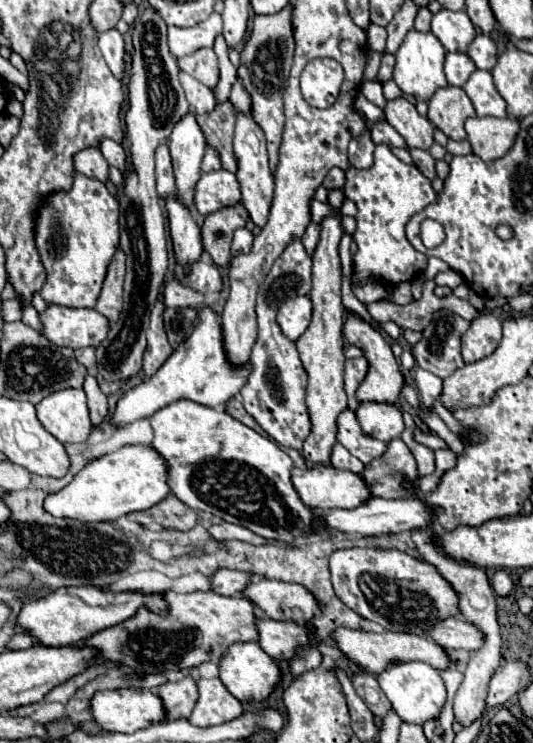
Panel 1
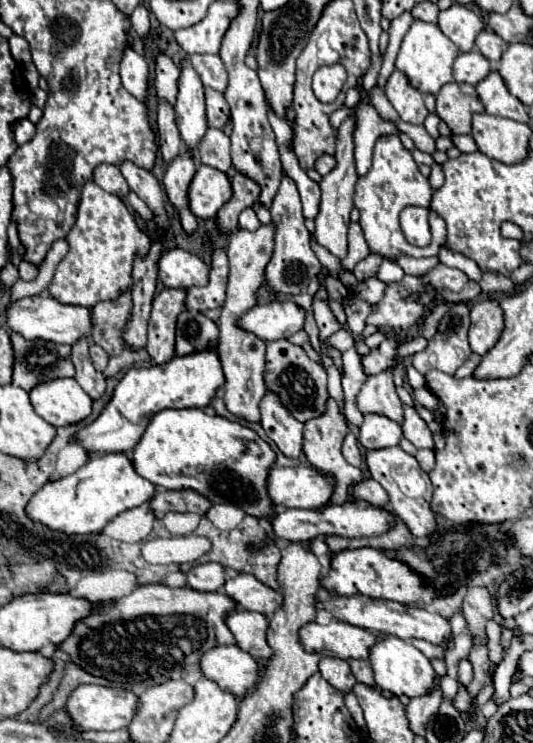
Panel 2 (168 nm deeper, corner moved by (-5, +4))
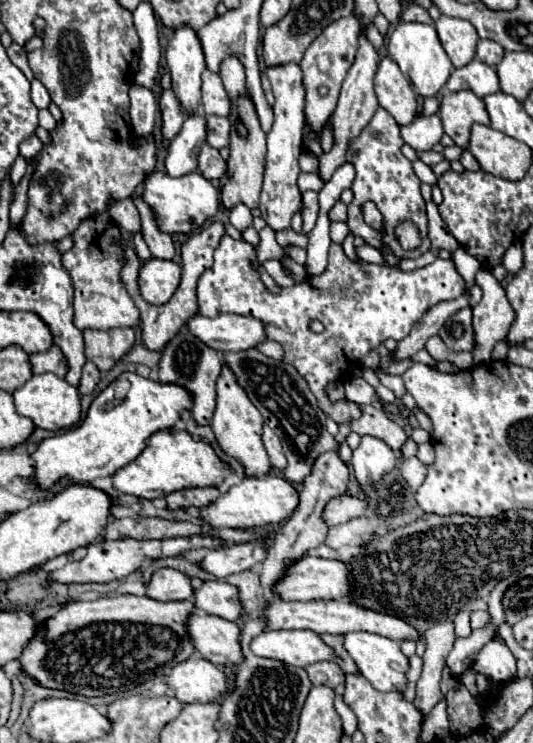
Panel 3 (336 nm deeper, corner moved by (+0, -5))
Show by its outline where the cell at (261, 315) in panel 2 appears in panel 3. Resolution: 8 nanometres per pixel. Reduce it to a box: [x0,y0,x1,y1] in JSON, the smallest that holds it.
[187,316,267,352]

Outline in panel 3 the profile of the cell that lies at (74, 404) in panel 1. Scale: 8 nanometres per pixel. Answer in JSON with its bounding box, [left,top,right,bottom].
[13,372,81,432]

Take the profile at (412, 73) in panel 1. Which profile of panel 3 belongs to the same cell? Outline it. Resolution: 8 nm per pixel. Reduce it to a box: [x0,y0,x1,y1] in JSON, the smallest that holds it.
[387,22,451,98]

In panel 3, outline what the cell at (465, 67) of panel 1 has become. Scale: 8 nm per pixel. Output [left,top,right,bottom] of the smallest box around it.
[447,58,499,98]

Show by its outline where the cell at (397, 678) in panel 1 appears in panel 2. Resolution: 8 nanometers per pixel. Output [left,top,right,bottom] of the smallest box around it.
[368,633,436,697]

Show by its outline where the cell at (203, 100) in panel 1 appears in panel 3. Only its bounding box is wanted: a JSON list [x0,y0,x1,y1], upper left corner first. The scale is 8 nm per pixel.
[207,116,231,150]

